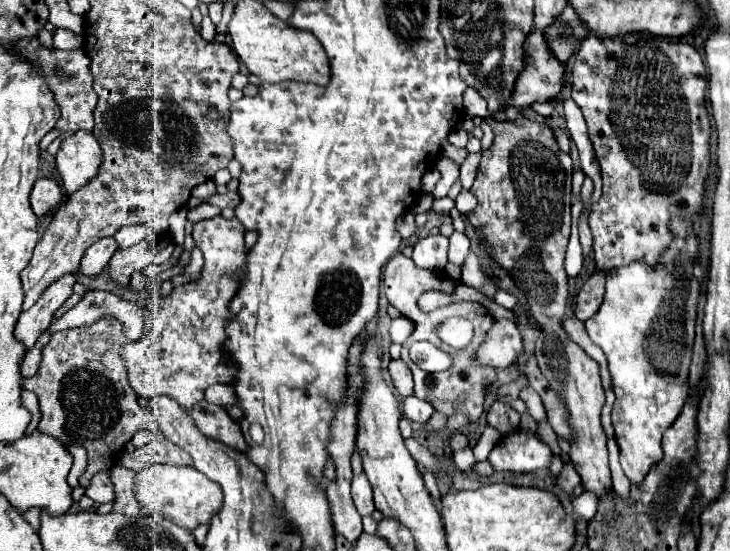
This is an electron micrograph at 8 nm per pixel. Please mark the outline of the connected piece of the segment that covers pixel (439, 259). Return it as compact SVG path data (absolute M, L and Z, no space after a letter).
M428 234L414 246L412 260L416 266L426 268L426 270L444 270L448 264L448 236L442 234Z

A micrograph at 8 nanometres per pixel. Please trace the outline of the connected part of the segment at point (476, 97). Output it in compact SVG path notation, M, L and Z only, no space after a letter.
M470 86L466 92L464 92L464 110L468 116L472 118L488 118L488 116L494 116L494 112L488 108L486 100Z

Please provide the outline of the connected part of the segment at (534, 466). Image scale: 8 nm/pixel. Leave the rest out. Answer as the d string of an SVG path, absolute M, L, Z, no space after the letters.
M518 430L496 444L488 460L500 472L534 472L548 468L552 456L552 450L536 434Z

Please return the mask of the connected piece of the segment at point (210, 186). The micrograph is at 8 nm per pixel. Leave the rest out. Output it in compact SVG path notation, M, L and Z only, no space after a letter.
M208 180L208 182L200 184L200 186L196 186L196 188L192 190L192 196L198 196L198 198L208 198L208 196L212 196L214 192L216 192L216 184L214 184L214 180Z

